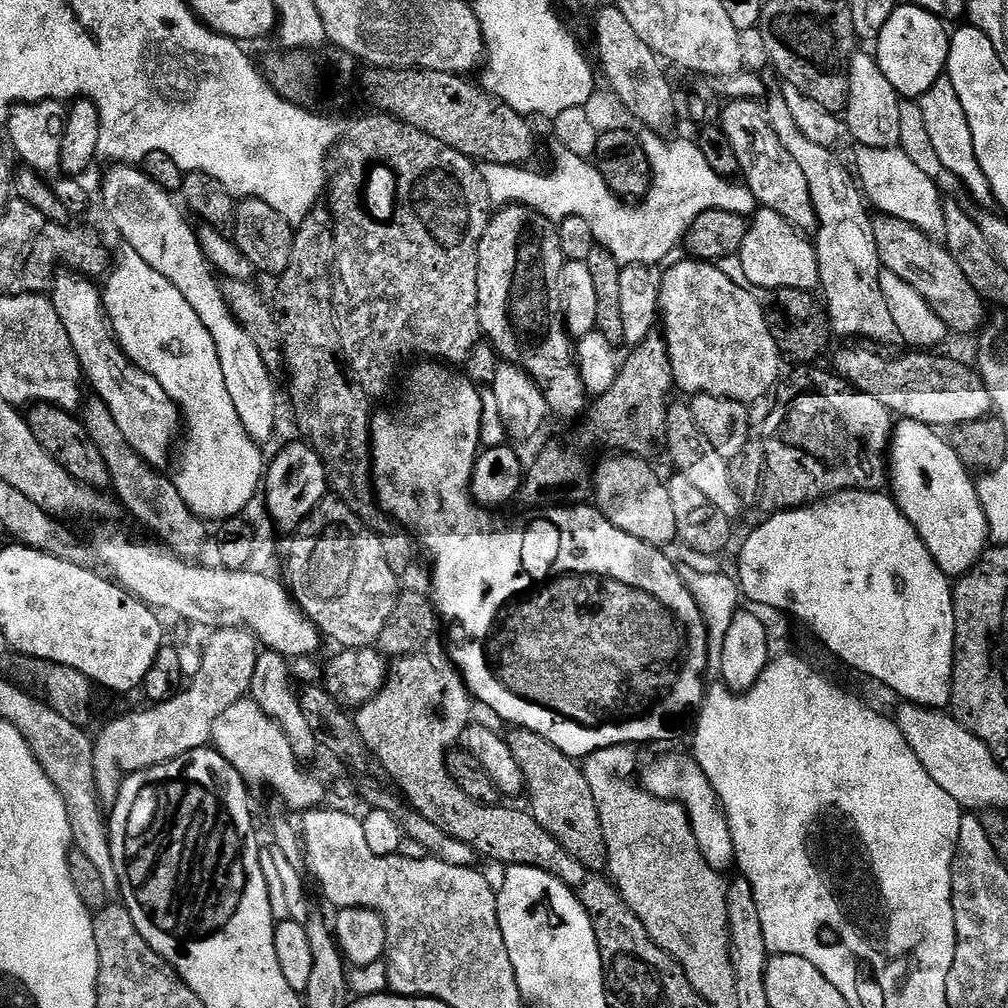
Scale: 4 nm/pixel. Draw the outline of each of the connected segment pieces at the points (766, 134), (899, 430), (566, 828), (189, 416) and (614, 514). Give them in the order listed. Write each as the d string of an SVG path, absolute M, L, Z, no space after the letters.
M733 100L725 105L724 117L718 120L718 124L737 155L740 172L743 179L745 176L747 188L753 192L757 205L774 210L774 214L782 214L782 218L786 218L786 222L793 224L801 233L815 233L818 221L806 174L802 174L802 166L790 158L778 134L774 134L767 111L754 100Z
M905 419L903 422L900 422L900 425L898 425L892 432L892 452L890 448L890 460L892 456L892 468L890 464L890 492L900 508L901 514L904 515L916 528L916 533L922 538L922 542L928 547L930 554L934 558L934 562L942 569L944 575L949 578L959 578L975 568L981 556L984 555L986 549L989 547L990 537L988 534L988 519L986 518L984 507L980 501L977 481L975 479L973 481L971 480L970 477L972 476L970 475L969 468L960 461L960 458L955 449L952 448L951 443L949 443L945 437L943 440L940 436L943 435L941 435L937 429L928 427L924 424L919 424L917 421Z
M513 727L506 741L517 765L521 768L526 785L526 796L532 799L530 811L538 821L567 852L574 854L582 866L591 872L603 873L608 866L608 847L602 834L602 822L590 782L584 776L584 769L573 757L562 754L558 746L546 742L538 734L525 728Z
M125 247L123 251L120 261L117 264L115 261L106 276L106 280L112 283L112 306L110 302L108 321L116 339L123 342L124 354L162 384L170 400L180 409L187 431L188 428L192 431L192 441L185 446L184 461L180 464L184 477L178 480L180 493L189 510L208 522L228 520L238 515L255 498L259 488L261 491L266 476L266 460L264 464L260 457L261 445L249 438L248 431L238 418L238 410L234 410L234 402L227 390L227 383L232 382L232 376L224 372L224 352L220 352L220 344L216 344L216 336L212 336L211 328L204 324L203 317L194 314L190 302L182 298L174 282L162 278L154 266L142 262L133 248Z
M627 454L619 455L602 463L594 474L594 502L599 511L617 526L623 533L628 533L648 545L659 548L669 547L679 537L677 515L674 512L673 498L669 494L667 483L658 476L651 464L643 457Z

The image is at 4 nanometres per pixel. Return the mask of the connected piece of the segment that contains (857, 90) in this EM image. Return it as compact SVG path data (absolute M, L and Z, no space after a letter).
M857 50L848 58L846 65L848 78L848 112L844 114L844 124L848 128L857 145L872 149L895 149L901 142L902 124L900 118L900 97L890 82L881 72L879 64L871 53Z

